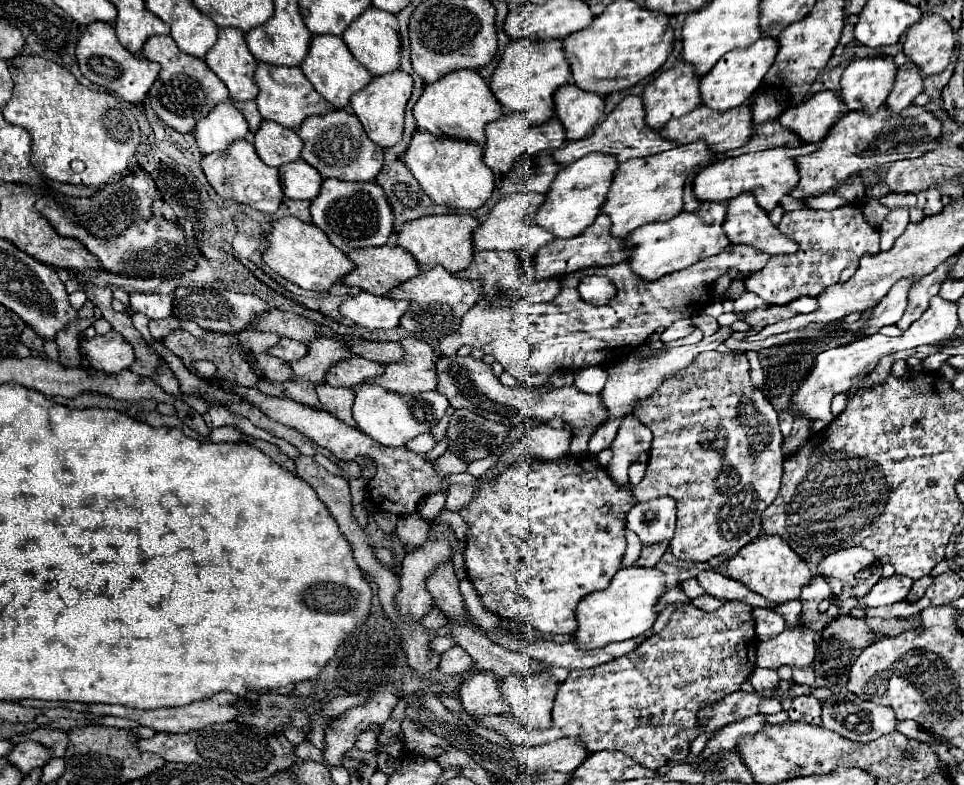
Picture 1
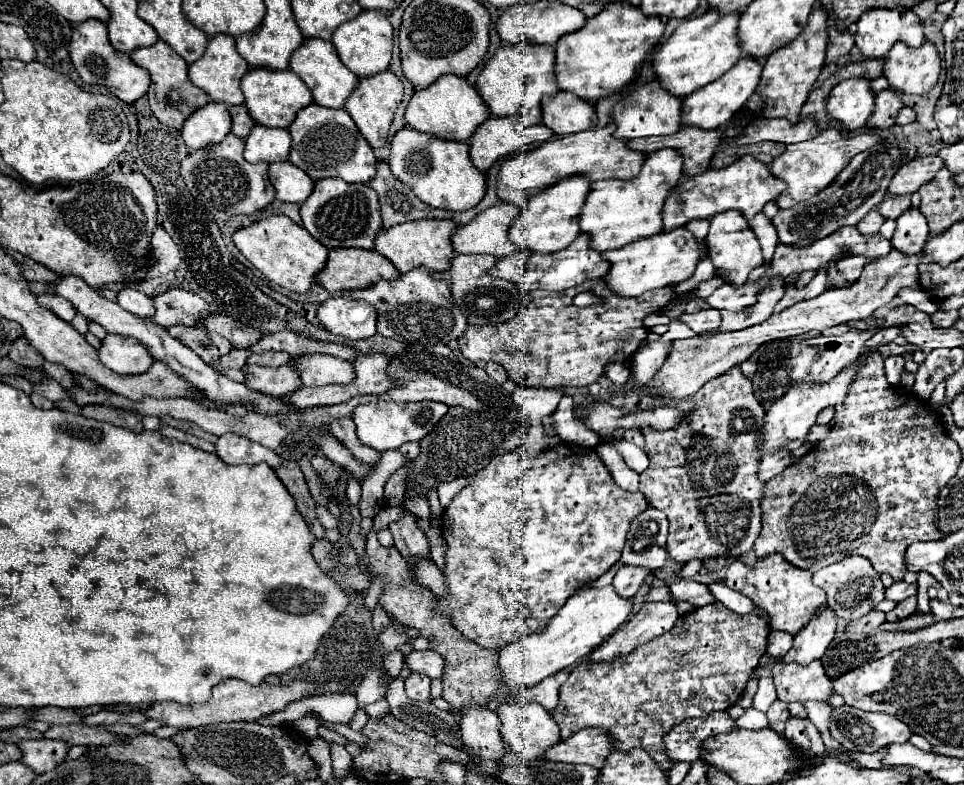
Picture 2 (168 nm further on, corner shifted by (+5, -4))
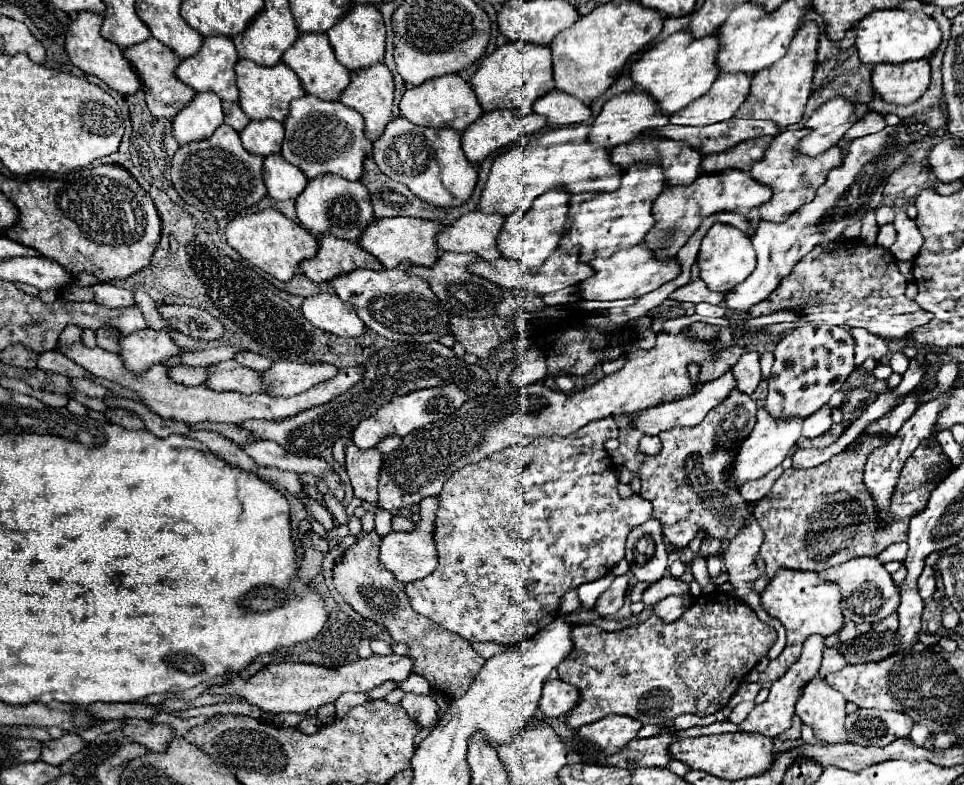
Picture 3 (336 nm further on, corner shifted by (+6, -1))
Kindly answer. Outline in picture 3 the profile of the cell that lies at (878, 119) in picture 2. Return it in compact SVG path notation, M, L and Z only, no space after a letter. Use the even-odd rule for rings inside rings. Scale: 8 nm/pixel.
M867 112L859 122L855 122L851 128L849 128L849 132L845 132L845 140L855 140L855 138L859 138L859 136L867 136L867 134L871 134L871 132L879 132L879 130L883 130L887 124L885 124L885 118L881 116L881 114L877 114L877 112Z

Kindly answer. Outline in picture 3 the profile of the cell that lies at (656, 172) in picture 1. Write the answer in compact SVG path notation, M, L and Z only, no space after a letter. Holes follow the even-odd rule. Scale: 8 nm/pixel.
M635 164L633 168L623 172L621 186L615 192L571 196L569 222L565 230L567 234L561 248L577 250L579 260L589 264L595 256L601 256L601 258L613 256L613 252L617 250L625 250L641 244L645 234L653 226L653 214L651 214L653 200L661 194L663 188L665 188L665 182L663 182L661 166Z

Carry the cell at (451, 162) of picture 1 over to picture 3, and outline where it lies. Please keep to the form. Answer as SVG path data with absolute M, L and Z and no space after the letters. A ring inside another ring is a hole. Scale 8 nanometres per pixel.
M403 116L393 118L387 124L383 136L373 144L373 160L377 162L379 170L385 176L405 184L415 196L419 196L421 200L435 204L435 206L461 206L469 200L469 196L475 190L477 170L471 162L467 162L467 158L461 150L461 134L453 128L425 128L425 126L417 126L409 120L405 120Z

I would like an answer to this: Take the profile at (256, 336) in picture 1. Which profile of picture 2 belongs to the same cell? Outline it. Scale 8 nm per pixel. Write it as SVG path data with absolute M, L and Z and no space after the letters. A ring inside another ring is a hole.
M232 349L228 355L220 357L220 365L224 365L224 369L242 369L250 355L252 355L250 349Z

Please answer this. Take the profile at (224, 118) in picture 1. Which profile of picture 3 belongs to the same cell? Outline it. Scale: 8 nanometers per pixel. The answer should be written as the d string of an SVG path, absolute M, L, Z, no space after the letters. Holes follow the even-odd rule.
M197 92L173 118L173 138L183 146L209 138L223 124L221 98L215 92Z

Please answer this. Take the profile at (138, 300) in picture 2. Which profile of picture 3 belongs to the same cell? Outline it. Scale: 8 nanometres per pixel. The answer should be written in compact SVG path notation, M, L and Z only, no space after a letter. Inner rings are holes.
M95 284L91 286L95 294L95 304L107 306L107 308L127 308L133 306L133 294L129 290L117 288L113 284Z

